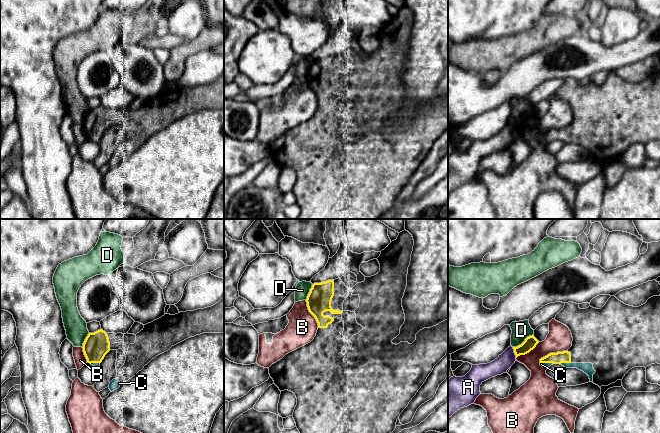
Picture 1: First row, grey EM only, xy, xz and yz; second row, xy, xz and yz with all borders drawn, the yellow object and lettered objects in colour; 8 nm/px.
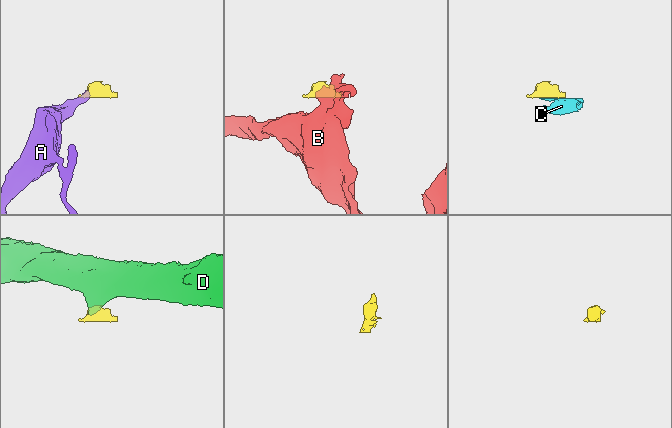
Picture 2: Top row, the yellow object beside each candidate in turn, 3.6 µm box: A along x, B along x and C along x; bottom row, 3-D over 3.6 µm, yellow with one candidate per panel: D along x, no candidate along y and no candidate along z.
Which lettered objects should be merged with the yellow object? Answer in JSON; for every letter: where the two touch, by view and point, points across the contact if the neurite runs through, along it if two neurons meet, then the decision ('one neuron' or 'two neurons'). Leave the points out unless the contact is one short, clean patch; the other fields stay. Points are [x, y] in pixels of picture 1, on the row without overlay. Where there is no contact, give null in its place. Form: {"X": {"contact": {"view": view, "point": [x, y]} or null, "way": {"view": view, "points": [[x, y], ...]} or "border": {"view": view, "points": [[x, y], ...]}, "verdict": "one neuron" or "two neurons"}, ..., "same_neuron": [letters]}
{"A": {"contact": {"view": "yz", "point": [514, 128]}, "border": {"view": "yz", "points": [[512, 123], [516, 133]]}, "verdict": "two neurons"}, "B": {"contact": {"view": "yz", "point": [551, 129]}, "border": {"view": "yz", "points": [[566, 126], [548, 129], [539, 138]]}, "verdict": "two neurons"}, "C": {"contact": {"view": "yz", "point": [565, 138]}, "verdict": "one neuron"}, "D": {"contact": {"view": "yz", "point": [523, 118]}, "border": {"view": "yz", "points": [[532, 110], [513, 123]]}, "verdict": "two neurons"}, "same_neuron": ["C"]}

